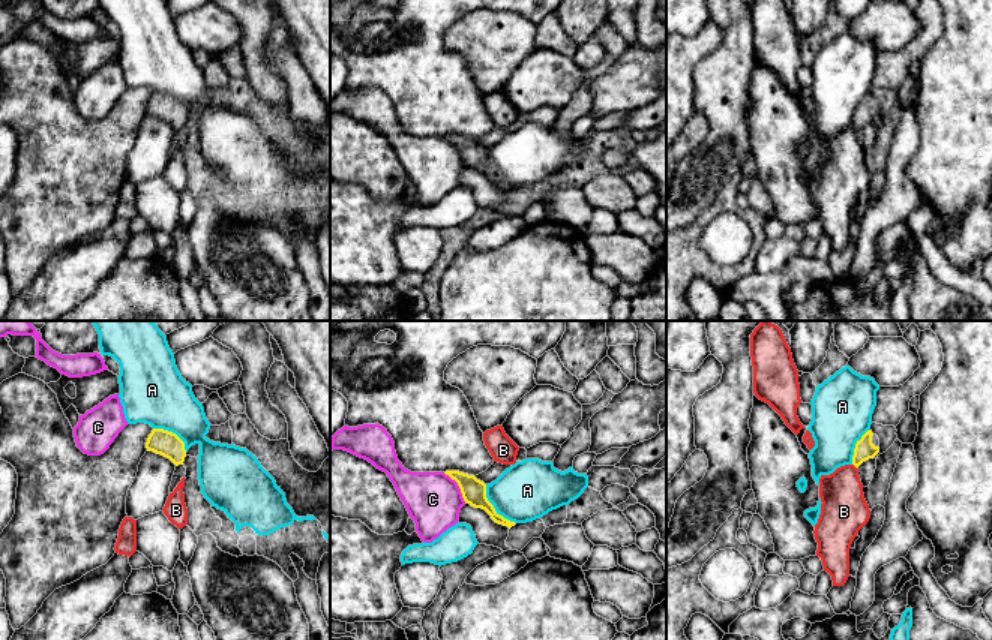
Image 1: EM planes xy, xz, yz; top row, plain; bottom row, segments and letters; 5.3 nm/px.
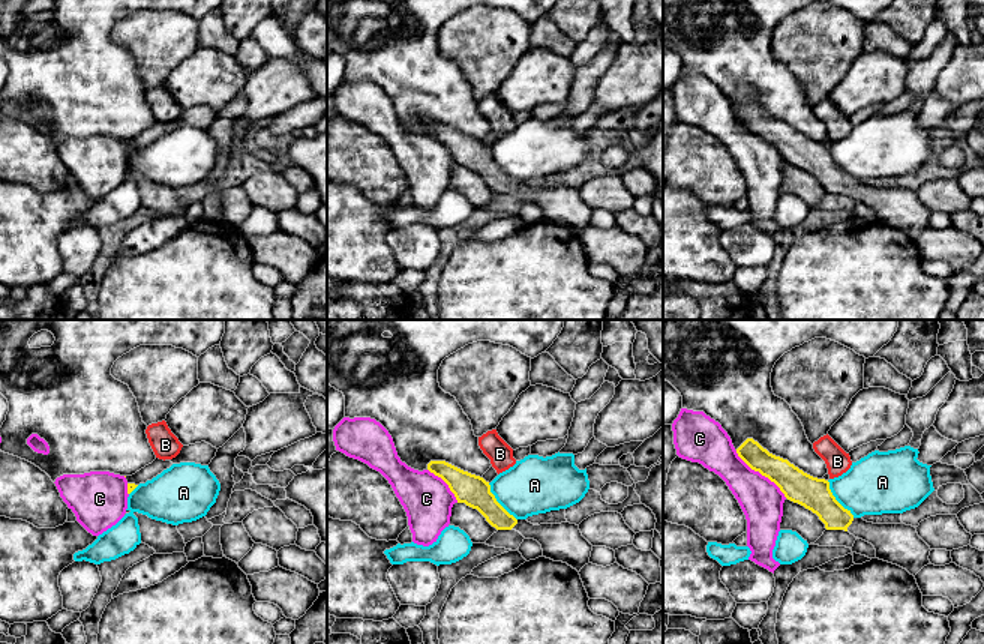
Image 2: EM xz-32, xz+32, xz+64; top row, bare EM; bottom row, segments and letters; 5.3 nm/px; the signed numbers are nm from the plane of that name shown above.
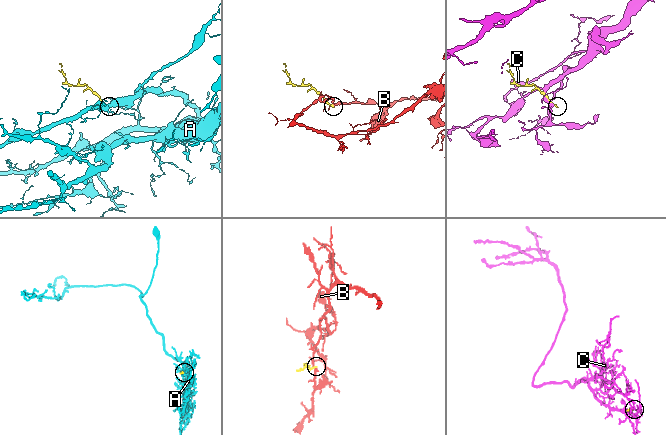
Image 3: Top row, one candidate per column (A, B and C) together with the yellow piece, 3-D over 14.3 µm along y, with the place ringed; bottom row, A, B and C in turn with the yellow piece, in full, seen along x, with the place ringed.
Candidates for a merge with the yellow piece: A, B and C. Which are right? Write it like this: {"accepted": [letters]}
{"accepted": []}

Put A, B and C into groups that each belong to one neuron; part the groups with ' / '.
A / B / C

